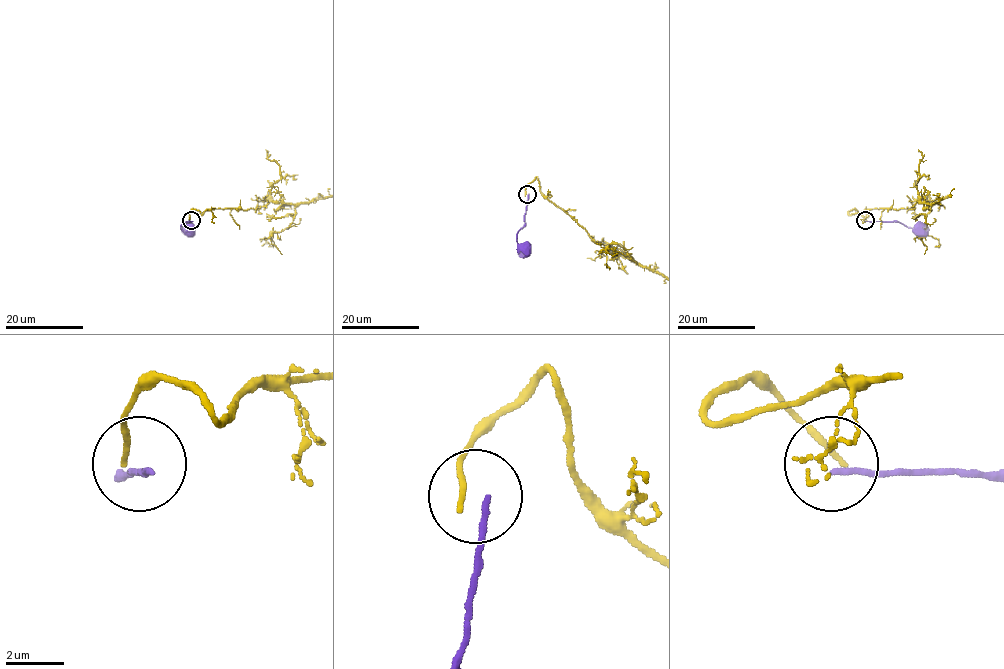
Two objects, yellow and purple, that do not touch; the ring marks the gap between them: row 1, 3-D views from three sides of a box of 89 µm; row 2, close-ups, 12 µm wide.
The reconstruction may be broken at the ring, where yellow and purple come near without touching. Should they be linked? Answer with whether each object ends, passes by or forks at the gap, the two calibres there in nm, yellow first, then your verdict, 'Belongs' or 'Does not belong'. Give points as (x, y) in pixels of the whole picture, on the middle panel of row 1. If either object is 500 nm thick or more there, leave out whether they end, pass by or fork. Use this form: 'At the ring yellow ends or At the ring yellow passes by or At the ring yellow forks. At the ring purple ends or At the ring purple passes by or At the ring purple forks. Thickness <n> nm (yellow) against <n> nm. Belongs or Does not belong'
At the ring yellow ends. At the ring purple ends. Thickness 240 nm (yellow) against 200 nm. Does not belong

